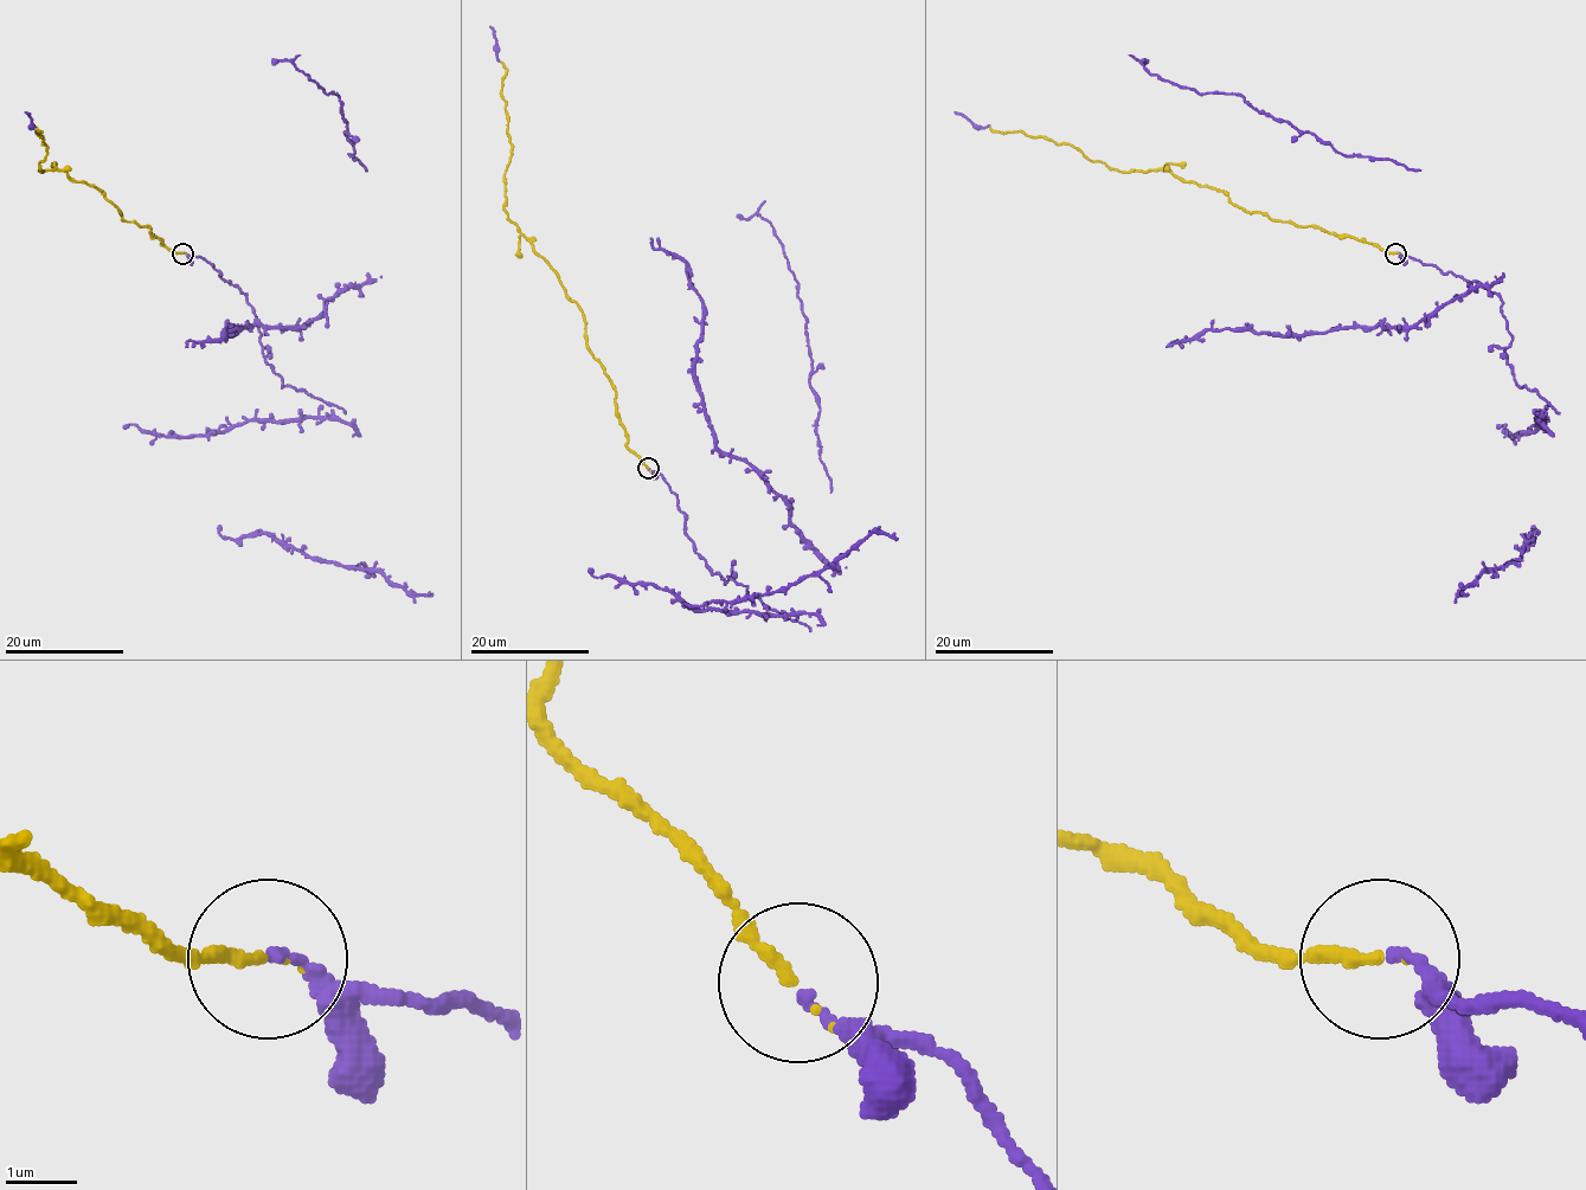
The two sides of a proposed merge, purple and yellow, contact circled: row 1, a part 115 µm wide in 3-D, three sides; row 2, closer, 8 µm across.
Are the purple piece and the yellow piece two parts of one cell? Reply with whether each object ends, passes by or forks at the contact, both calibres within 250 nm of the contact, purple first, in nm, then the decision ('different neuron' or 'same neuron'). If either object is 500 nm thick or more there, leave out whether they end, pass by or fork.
purple ends there; yellow ends there; 150 nm thick on the purple side, 160 nm on the other; same neuron

